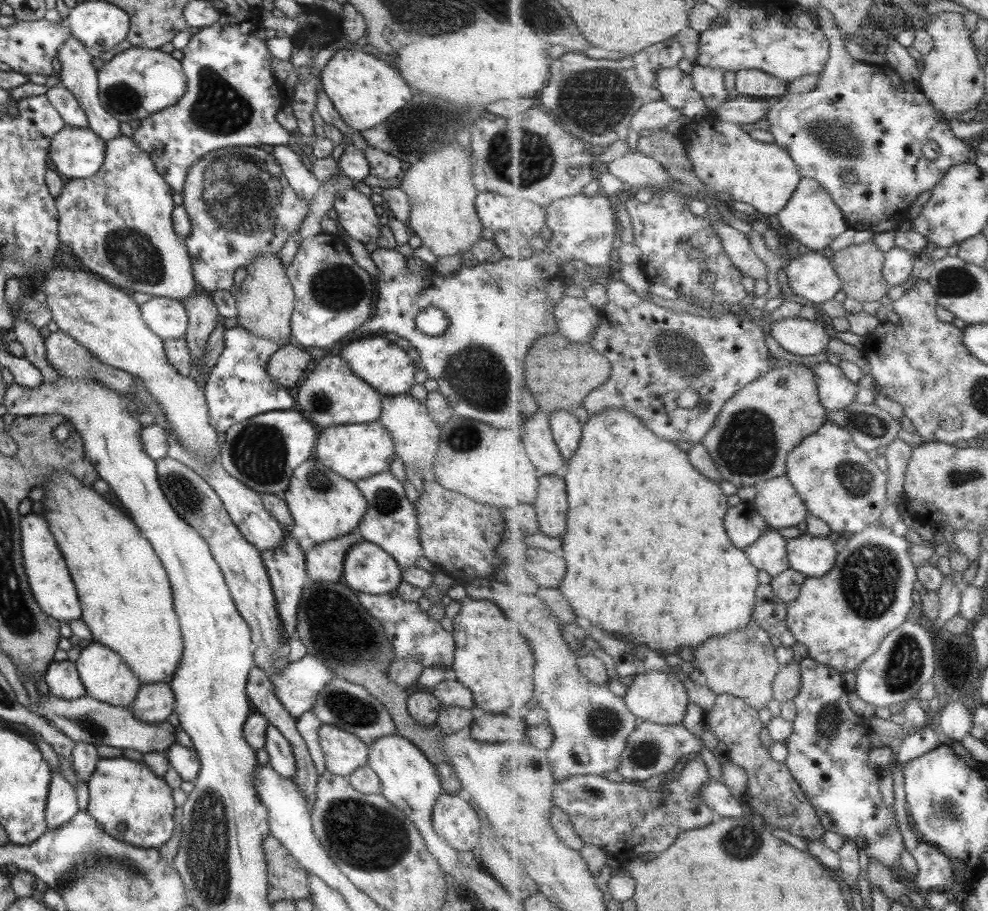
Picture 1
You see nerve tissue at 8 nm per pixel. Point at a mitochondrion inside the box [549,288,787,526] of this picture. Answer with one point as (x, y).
(747, 445)

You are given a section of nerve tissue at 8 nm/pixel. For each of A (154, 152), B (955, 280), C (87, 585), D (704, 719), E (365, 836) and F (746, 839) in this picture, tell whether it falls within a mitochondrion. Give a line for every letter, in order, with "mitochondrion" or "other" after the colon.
A: other
B: mitochondrion
C: other
D: other
E: mitochondrion
F: mitochondrion

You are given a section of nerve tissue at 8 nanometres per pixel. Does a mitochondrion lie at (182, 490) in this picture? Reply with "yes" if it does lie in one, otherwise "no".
yes

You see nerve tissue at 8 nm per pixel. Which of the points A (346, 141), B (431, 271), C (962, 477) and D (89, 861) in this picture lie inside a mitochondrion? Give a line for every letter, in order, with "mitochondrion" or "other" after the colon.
A: other
B: other
C: mitochondrion
D: mitochondrion

